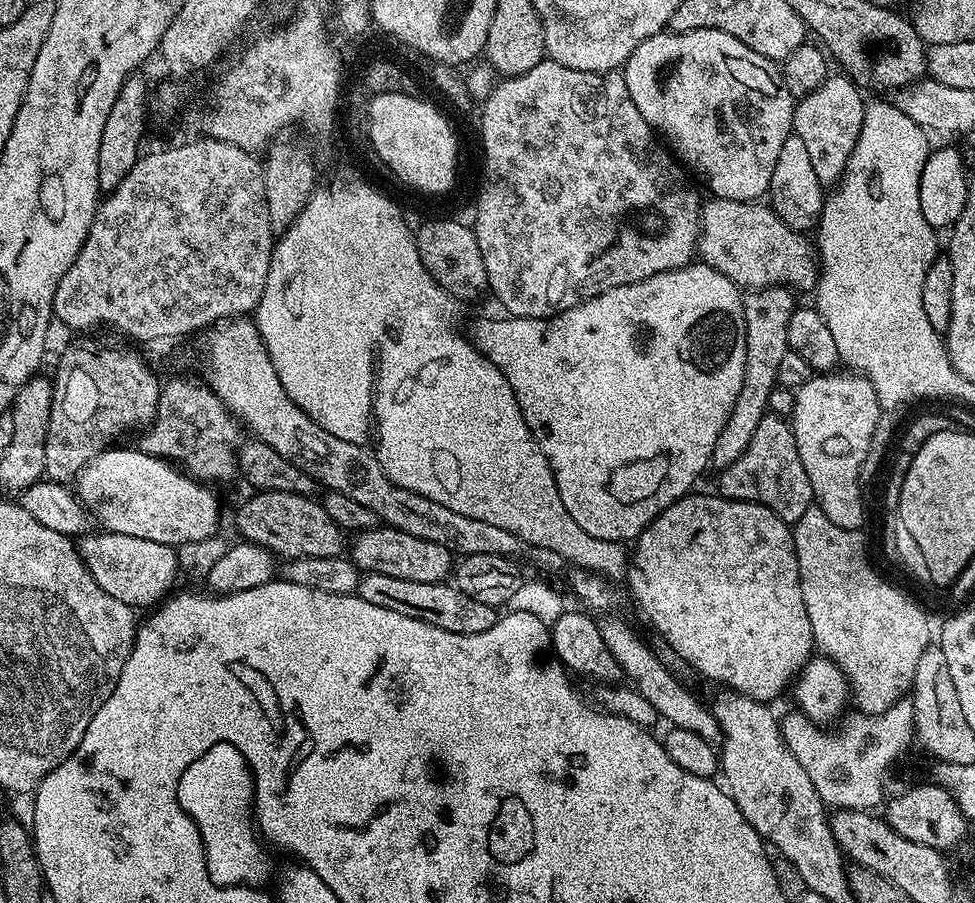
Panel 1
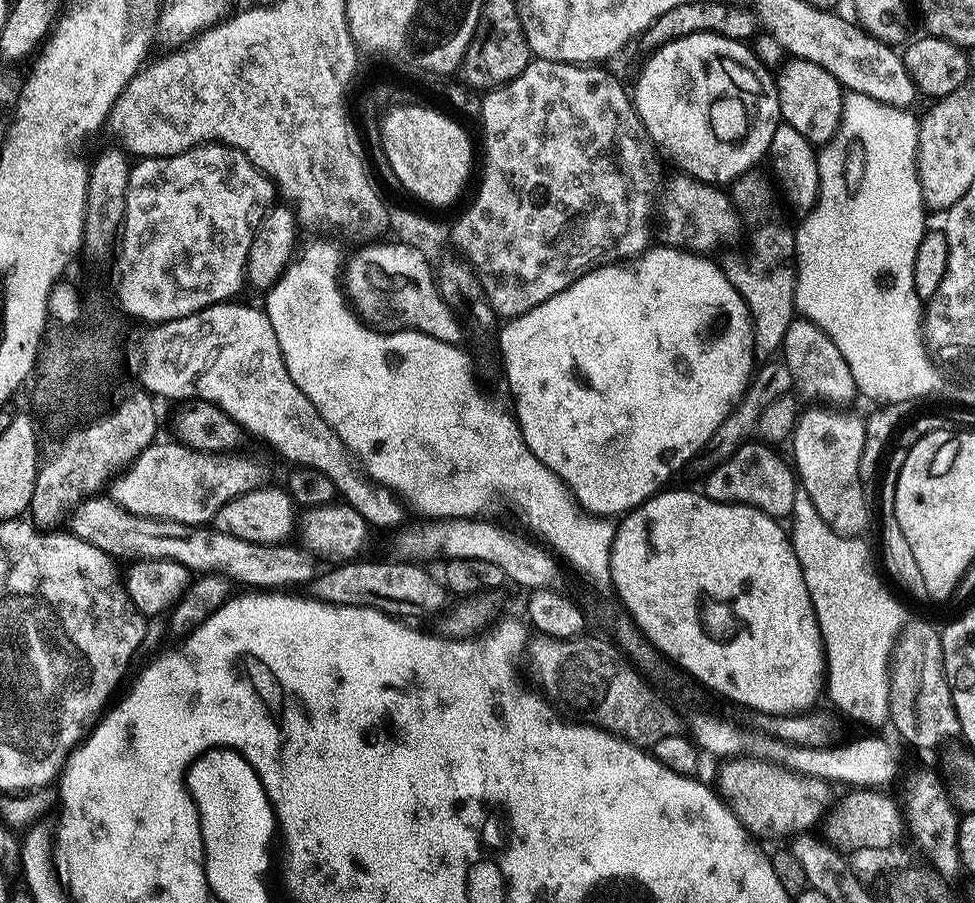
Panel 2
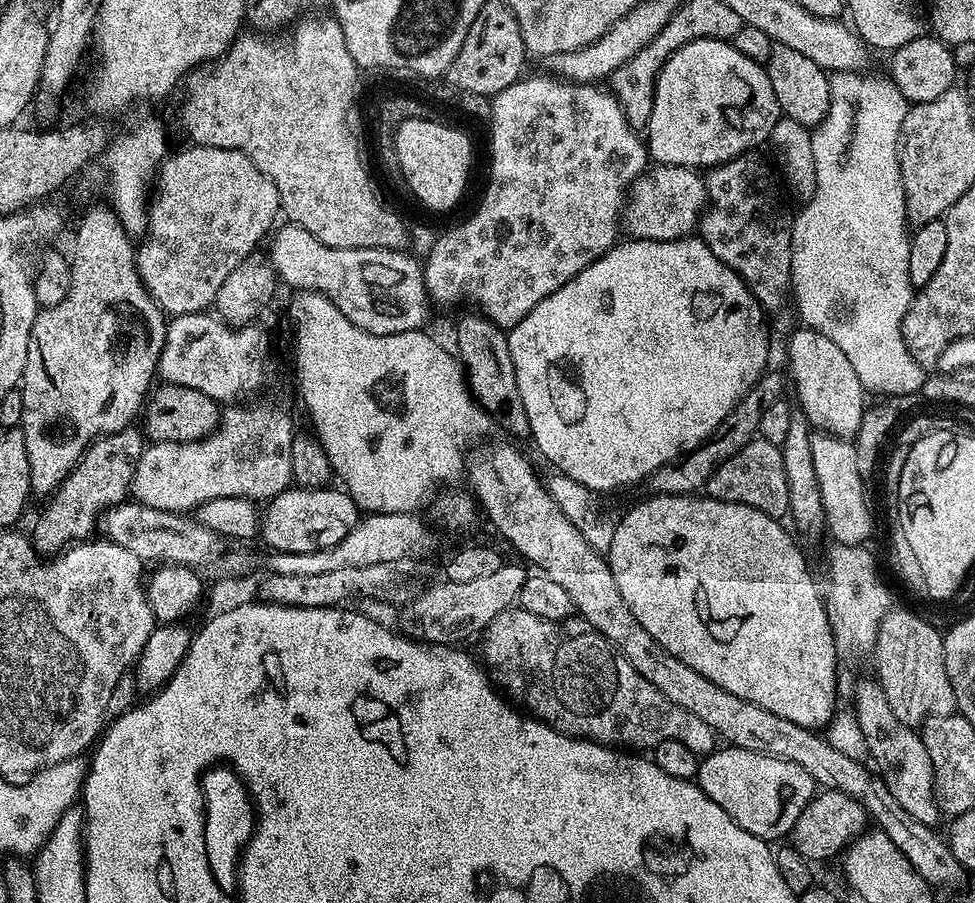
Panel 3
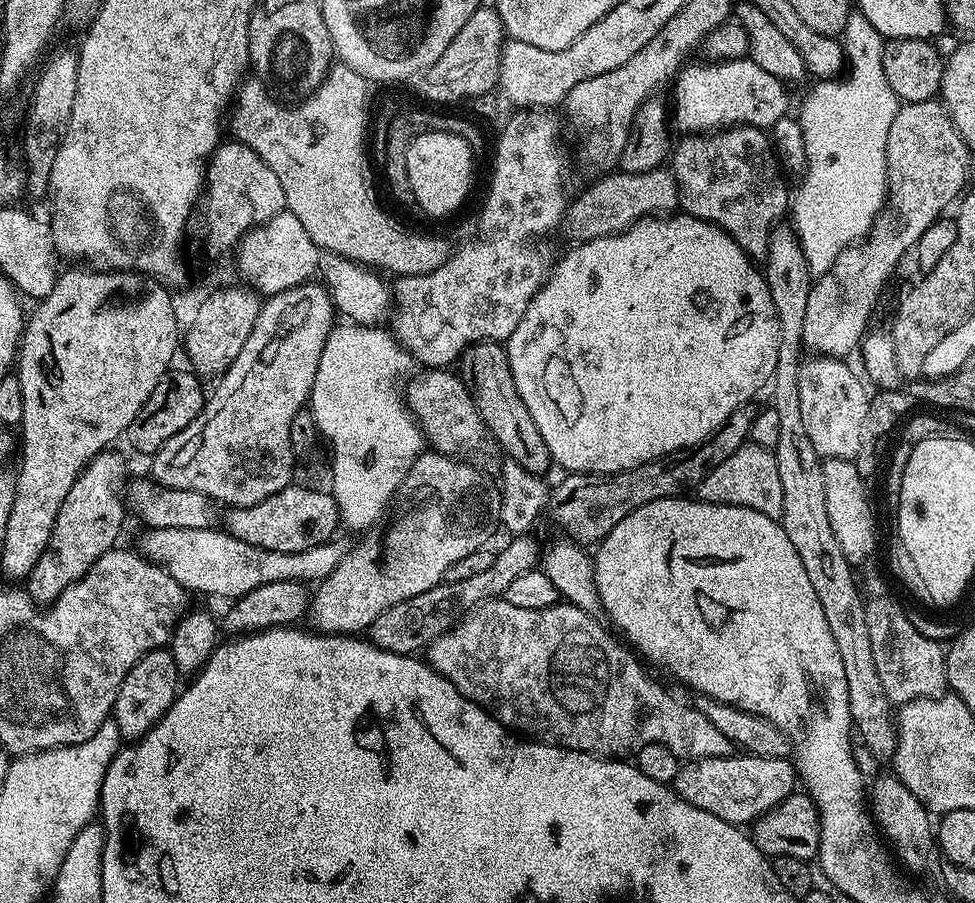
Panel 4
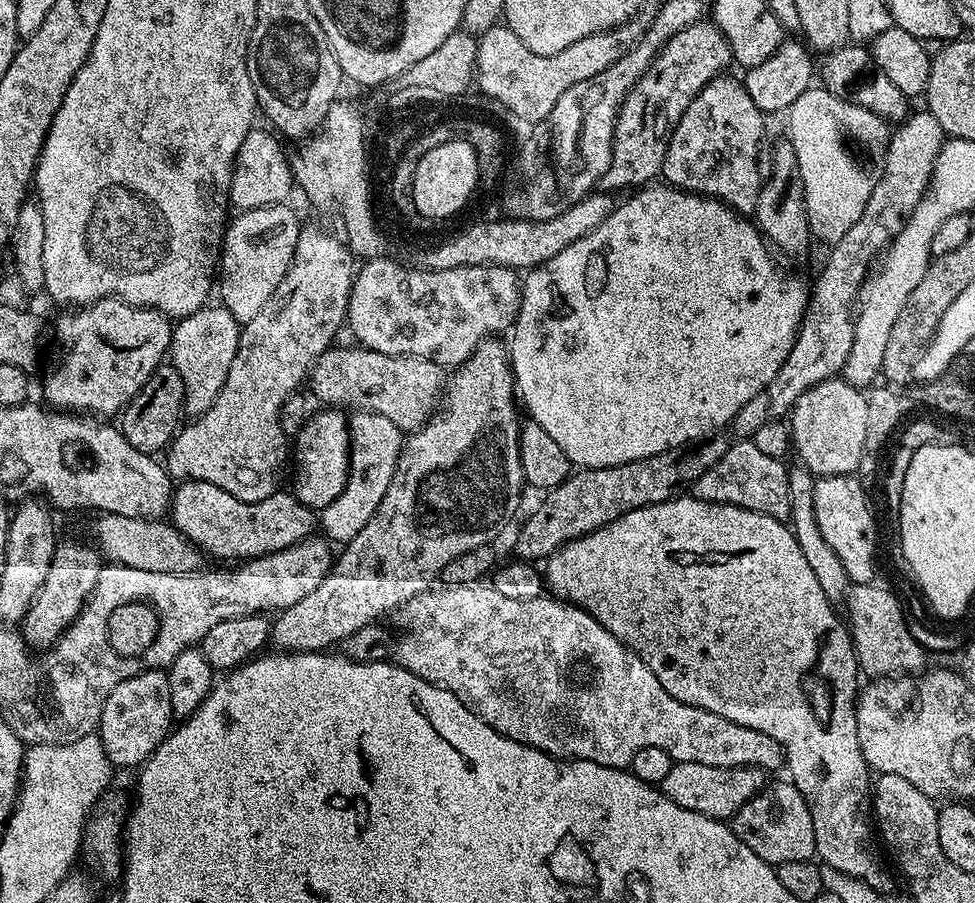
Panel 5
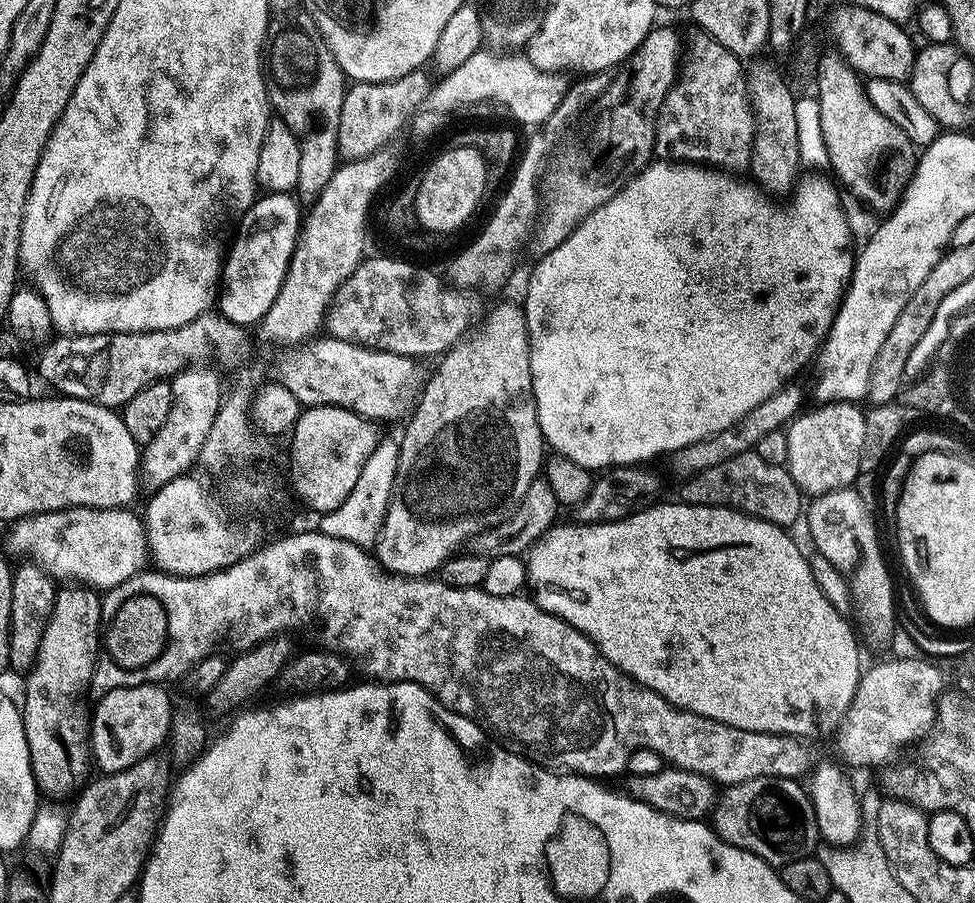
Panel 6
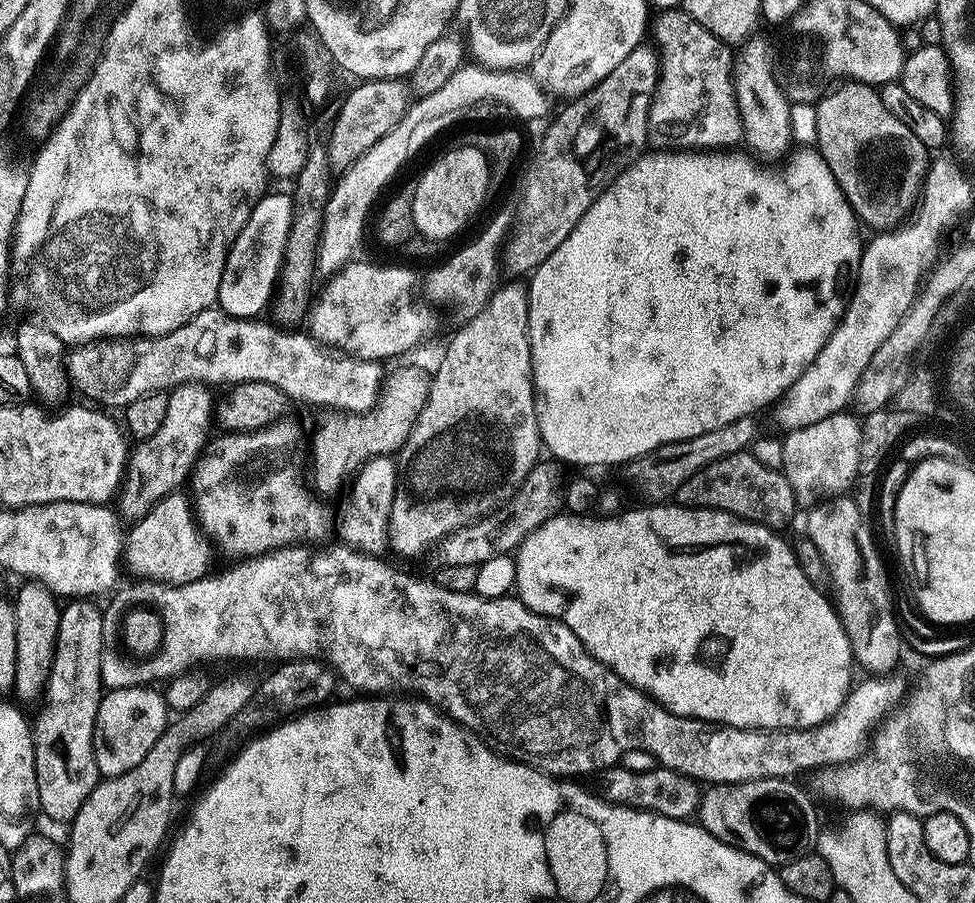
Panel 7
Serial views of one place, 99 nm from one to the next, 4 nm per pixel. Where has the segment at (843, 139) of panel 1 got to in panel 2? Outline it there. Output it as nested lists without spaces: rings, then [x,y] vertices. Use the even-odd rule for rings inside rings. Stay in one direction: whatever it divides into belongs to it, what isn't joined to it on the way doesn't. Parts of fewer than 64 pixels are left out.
[[[794,58],[776,76],[776,89],[780,98],[780,115],[783,123],[794,126],[794,130],[798,130],[798,134],[802,134],[802,138],[806,138],[813,146],[827,146],[832,143],[832,139],[840,129],[840,122],[844,118],[844,97],[846,95],[845,89],[840,87],[834,74],[822,70],[822,66],[814,62]]]

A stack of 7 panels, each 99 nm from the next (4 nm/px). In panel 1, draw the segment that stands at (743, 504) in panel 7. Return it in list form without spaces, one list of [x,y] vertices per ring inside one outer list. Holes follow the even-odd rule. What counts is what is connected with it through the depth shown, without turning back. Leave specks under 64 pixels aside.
[[[765,414],[762,422],[758,422],[758,430],[754,430],[754,438],[750,438],[750,446],[719,476],[718,492],[725,500],[760,504],[789,526],[795,525],[814,504],[810,478],[806,478],[806,466],[802,466],[802,458],[798,458],[792,425],[782,416]]]

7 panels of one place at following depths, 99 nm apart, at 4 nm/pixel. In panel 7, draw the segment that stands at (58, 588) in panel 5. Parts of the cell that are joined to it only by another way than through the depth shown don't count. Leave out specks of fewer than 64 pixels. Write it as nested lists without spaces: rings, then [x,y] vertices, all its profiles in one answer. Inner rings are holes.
[[[72,598],[61,607],[54,662],[42,698],[44,709],[31,725],[39,811],[64,822],[72,821],[82,810],[82,802],[90,798],[102,779],[94,758],[94,722],[105,691],[104,612],[92,604],[88,598]]]

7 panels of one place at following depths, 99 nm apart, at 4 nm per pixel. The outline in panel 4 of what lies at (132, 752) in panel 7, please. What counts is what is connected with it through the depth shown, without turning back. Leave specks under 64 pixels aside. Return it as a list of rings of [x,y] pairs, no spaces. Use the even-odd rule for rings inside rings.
[[[167,647],[155,648],[147,652],[142,659],[122,678],[120,688],[114,698],[111,719],[116,721],[121,737],[125,741],[135,742],[145,736],[164,716],[168,707],[176,701],[178,695],[178,673],[174,658]]]

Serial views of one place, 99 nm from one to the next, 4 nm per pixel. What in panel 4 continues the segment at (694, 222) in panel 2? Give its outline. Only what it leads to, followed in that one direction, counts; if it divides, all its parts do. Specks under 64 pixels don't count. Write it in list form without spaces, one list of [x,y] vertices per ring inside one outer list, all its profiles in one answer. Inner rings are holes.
[[[661,166],[645,172],[625,172],[613,170],[601,175],[585,192],[571,199],[568,210],[564,215],[562,233],[568,242],[585,244],[588,240],[597,240],[603,236],[613,236],[619,232],[625,232],[631,224],[637,224],[639,220],[654,216],[666,216],[675,213],[680,208],[680,187],[676,185],[676,176],[667,167]]]

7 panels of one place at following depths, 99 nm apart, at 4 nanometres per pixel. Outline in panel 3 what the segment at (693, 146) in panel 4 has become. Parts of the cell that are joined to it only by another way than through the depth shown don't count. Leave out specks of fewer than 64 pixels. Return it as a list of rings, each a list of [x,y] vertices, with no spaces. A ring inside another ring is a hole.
[[[745,154],[743,156],[736,156],[732,160],[727,160],[724,164],[717,164],[715,168],[707,169],[704,176],[704,188],[708,192],[708,202],[700,217],[698,225],[699,239],[704,241],[704,244],[710,249],[714,255],[726,266],[730,266],[730,270],[734,270],[744,279],[744,285],[754,294],[754,298],[759,302],[761,308],[765,313],[772,314],[775,308],[780,308],[784,304],[784,296],[786,300],[786,293],[789,291],[792,282],[792,229],[790,227],[790,216],[784,213],[784,204],[780,201],[780,192],[776,189],[777,177],[773,172],[763,164],[762,161],[756,157],[756,154]]]

